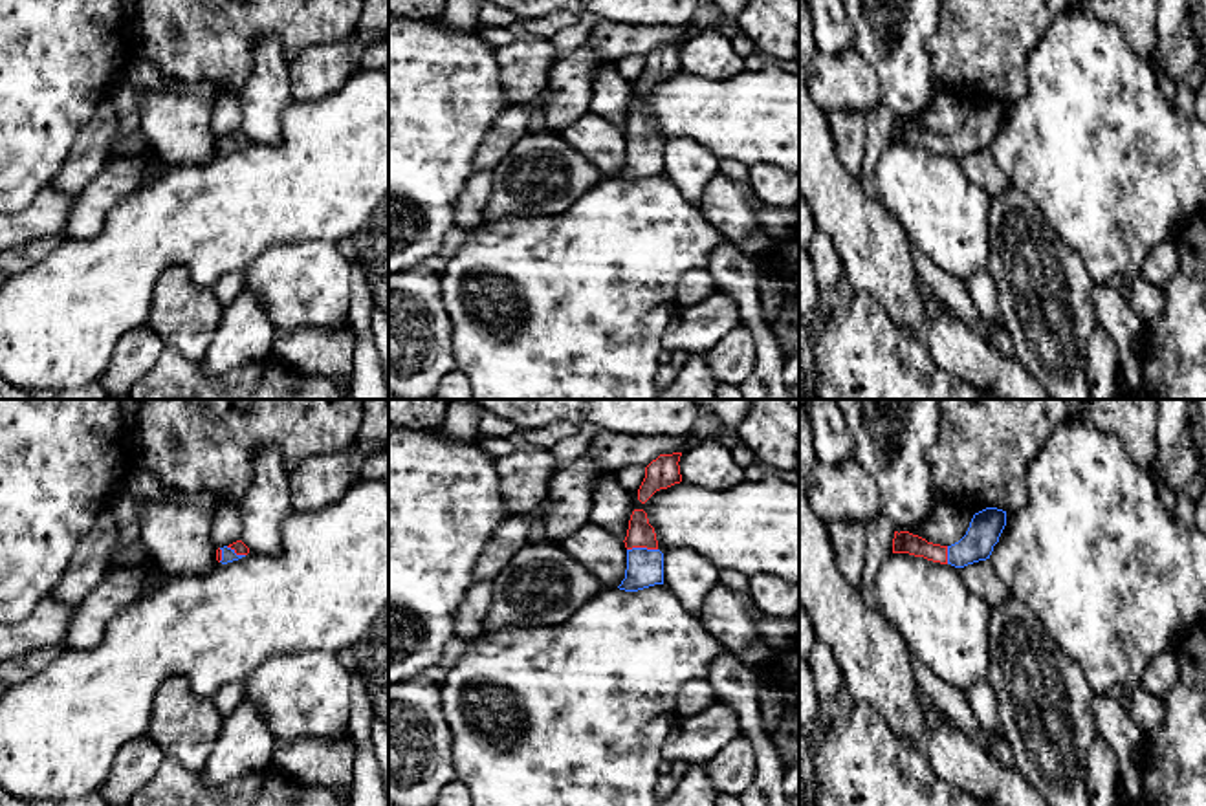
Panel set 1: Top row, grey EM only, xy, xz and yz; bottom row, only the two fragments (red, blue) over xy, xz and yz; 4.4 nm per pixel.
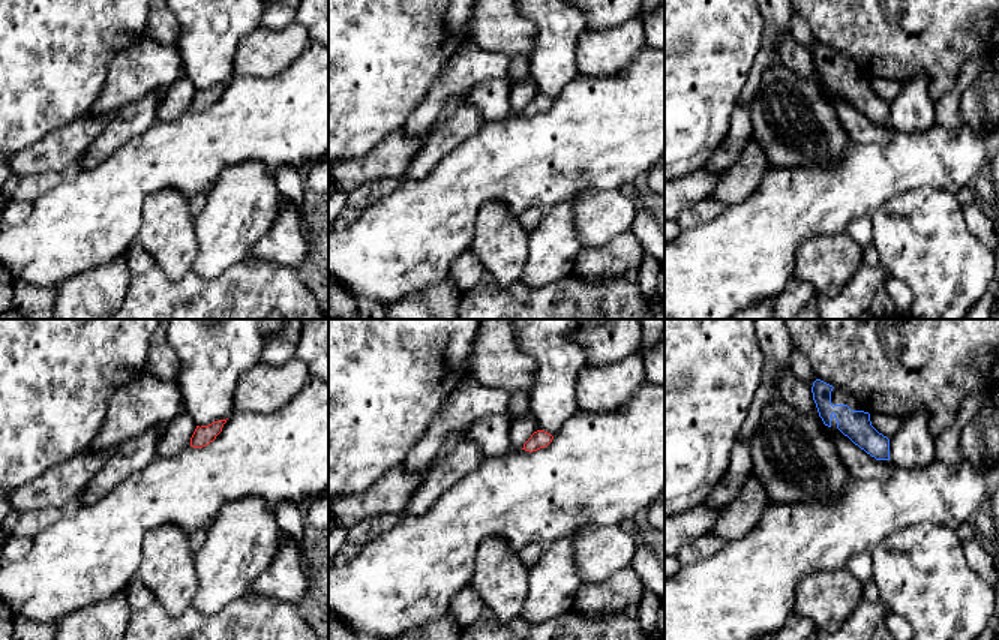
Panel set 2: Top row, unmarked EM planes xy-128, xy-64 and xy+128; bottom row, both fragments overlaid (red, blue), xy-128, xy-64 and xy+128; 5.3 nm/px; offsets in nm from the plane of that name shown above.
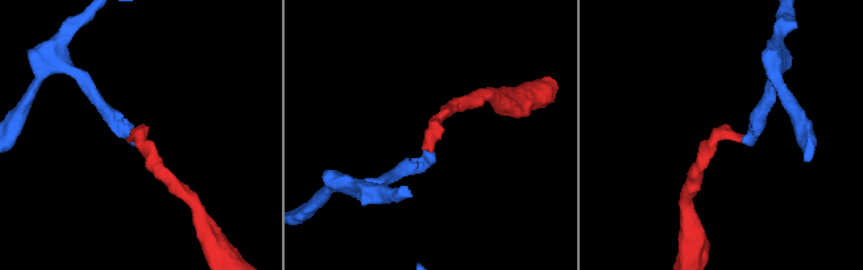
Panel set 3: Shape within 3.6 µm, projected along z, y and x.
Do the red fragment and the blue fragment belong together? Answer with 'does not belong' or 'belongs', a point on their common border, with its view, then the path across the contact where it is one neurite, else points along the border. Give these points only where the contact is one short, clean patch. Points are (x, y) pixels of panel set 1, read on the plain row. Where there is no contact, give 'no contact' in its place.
belongs; meets red in xz at (642, 136); runs through xz (640, 123), (642, 136), (644, 156)

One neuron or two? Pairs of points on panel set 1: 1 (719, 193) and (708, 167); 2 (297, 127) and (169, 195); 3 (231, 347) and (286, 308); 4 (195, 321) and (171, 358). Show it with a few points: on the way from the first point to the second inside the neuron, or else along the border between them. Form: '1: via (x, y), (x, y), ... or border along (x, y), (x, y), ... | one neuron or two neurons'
1: border along (717, 171), (706, 185), (699, 206) | two neurons
2: via (274, 162), (241, 195), (204, 195) | one neuron
3: border along (242, 290), (257, 301), (277, 332) | two neurons
4: border along (165, 345), (198, 361) | two neurons

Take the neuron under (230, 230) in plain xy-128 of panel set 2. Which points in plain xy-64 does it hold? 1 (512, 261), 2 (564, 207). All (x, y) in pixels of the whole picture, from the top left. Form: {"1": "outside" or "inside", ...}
{"1": "outside", "2": "inside"}

